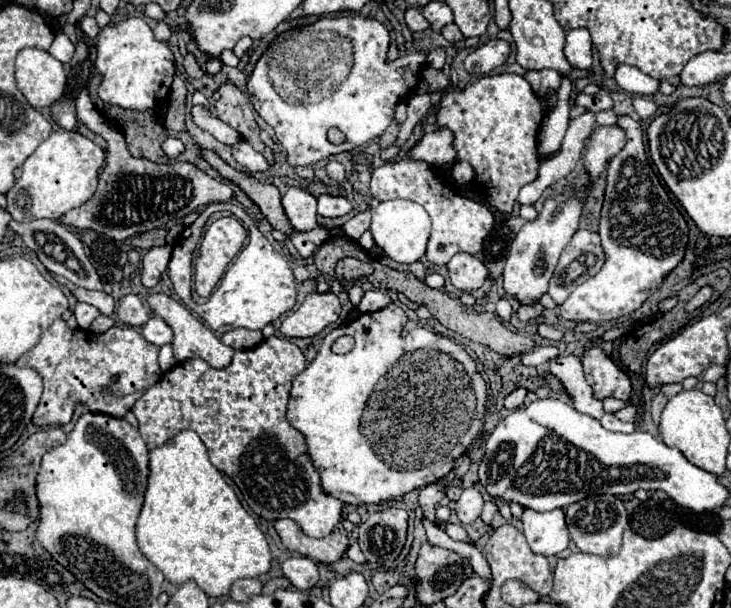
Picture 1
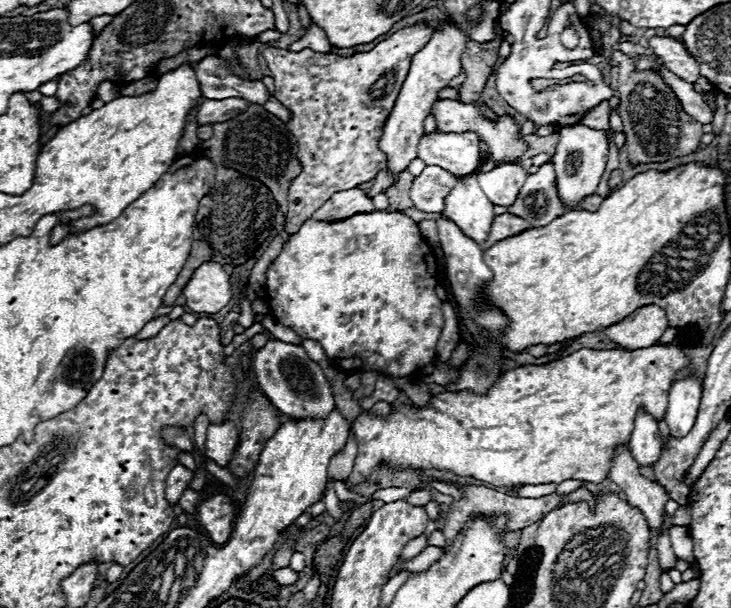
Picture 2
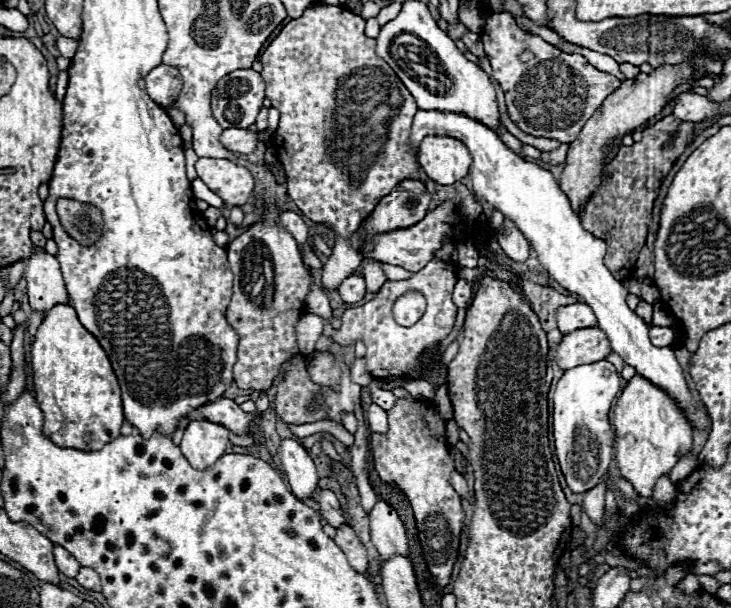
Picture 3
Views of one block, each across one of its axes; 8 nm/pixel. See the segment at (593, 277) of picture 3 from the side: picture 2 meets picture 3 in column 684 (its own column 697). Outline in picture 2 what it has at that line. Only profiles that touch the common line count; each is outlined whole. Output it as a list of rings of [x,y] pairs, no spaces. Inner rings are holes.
[[[690,374],[684,380],[676,380],[668,394],[668,410],[666,410],[666,424],[674,438],[686,436],[698,416],[700,408],[700,394],[702,384],[696,380],[696,374]]]

